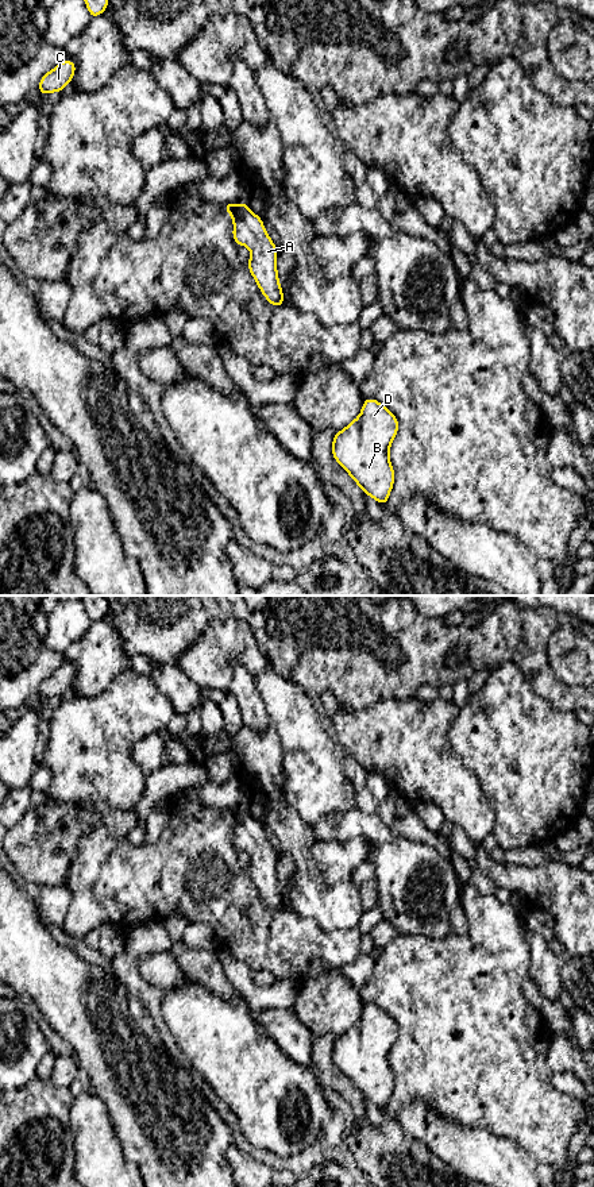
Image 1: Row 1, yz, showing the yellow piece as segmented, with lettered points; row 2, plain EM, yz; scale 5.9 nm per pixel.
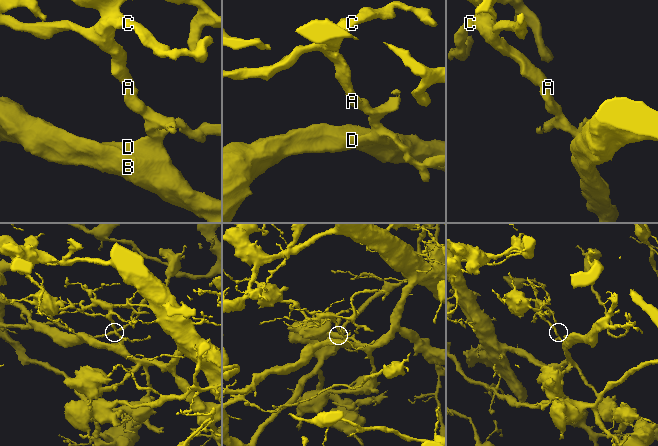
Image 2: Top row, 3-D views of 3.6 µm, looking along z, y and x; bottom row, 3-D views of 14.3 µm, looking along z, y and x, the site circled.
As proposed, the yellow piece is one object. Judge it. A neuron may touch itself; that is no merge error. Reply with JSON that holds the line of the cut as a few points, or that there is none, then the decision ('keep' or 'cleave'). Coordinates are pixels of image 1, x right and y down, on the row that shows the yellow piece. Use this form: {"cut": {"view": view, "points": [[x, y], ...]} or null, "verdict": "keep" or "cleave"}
{"cut": null, "verdict": "keep"}

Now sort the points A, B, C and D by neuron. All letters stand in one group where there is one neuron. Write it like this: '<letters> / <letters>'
A B C D

